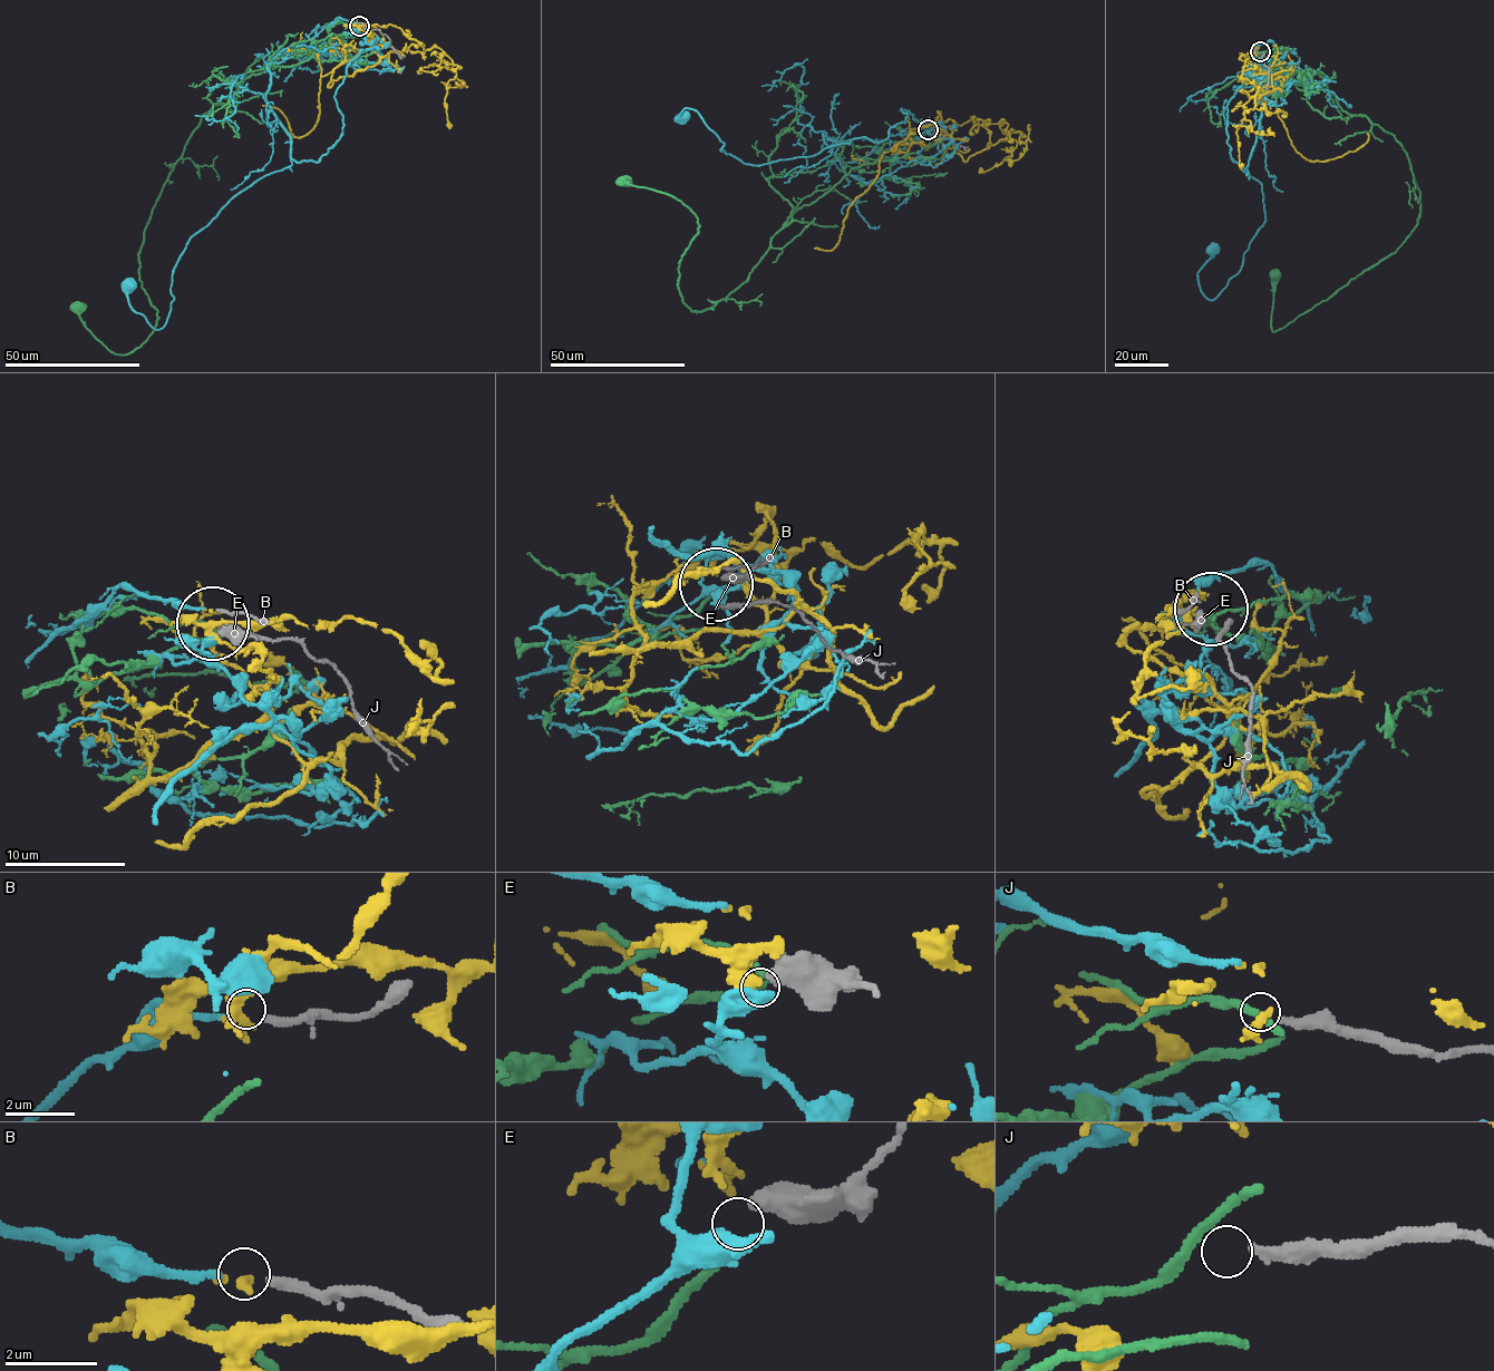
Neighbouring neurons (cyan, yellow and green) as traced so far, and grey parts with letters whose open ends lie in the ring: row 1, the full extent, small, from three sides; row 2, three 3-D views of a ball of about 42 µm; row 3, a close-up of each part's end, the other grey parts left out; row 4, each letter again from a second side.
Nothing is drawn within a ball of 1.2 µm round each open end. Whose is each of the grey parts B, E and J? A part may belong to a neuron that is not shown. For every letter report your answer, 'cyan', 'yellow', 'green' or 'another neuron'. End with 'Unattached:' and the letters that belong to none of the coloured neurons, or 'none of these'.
B: cyan
E: green
J: another neuron
Unattached: J

